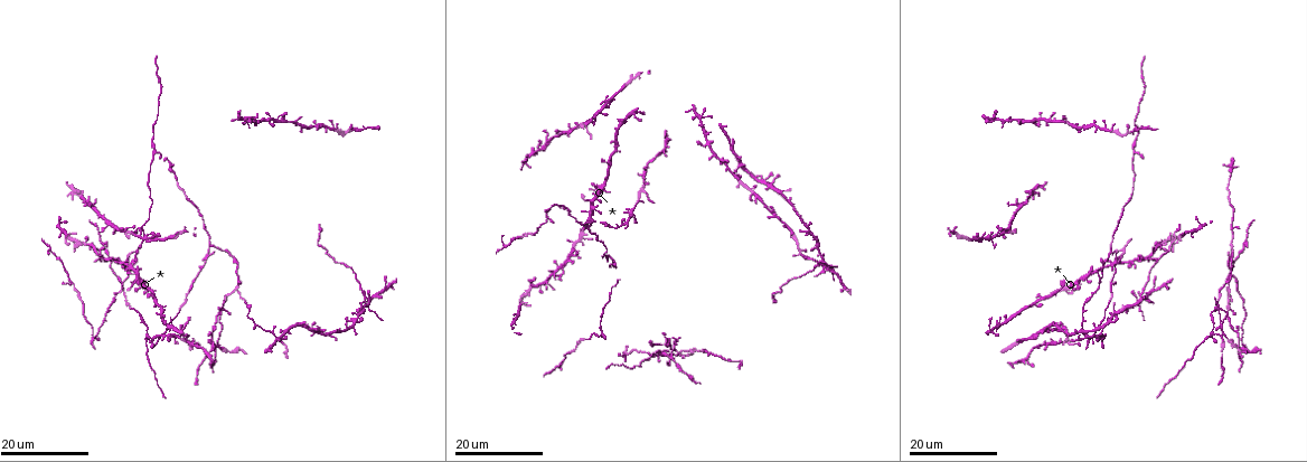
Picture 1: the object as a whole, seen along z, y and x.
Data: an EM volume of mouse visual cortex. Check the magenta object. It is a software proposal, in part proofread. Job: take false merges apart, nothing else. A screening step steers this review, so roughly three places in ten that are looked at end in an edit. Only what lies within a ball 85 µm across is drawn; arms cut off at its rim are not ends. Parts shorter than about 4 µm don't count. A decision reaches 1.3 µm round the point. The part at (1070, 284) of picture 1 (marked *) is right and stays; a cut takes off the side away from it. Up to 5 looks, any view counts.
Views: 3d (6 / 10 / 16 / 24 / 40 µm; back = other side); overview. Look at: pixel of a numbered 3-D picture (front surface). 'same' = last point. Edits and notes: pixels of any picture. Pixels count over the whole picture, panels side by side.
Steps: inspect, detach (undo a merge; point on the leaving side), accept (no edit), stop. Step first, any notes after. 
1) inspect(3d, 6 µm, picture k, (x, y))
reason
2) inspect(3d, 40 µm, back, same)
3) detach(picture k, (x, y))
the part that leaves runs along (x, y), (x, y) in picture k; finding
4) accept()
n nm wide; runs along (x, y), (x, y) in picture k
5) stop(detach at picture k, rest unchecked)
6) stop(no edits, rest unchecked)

inspect(3d, 24 µm, picture 1, (1104, 268))
four or more arms meet

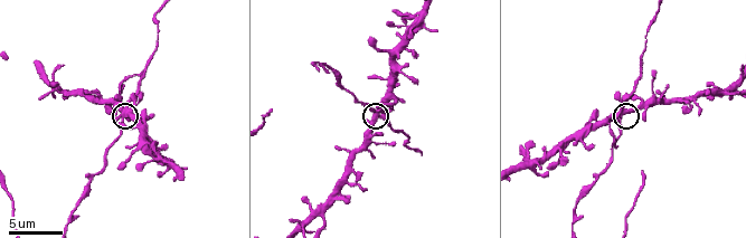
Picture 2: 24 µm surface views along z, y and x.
inspect(3d, 10 µm, picture 2, (124, 112))
zoom in

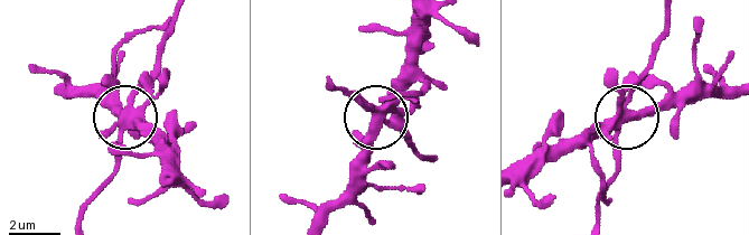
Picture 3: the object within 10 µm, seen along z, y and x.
accept()
360 nm wide; runs along (522, 181), (623, 122), (618, 174) in picture 3; all the same cell

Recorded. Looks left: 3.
inspect(3d, 24 µm, picture 1, (798, 253))
four-way junction

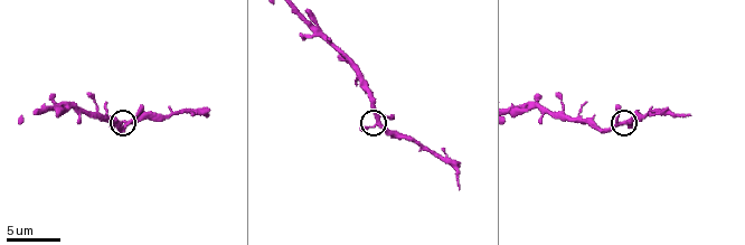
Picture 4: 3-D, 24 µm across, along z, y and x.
inspect(3d, 10 µm, picture 4, (626, 123))

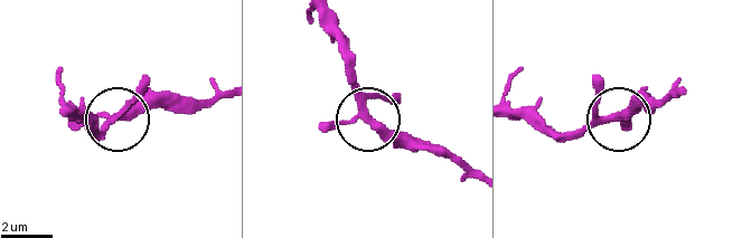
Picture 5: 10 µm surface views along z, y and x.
accept()
260 nm wide; continuous, no second cell

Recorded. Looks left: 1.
stop(no edits, rest unchecked)

